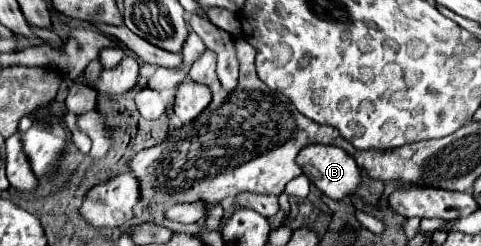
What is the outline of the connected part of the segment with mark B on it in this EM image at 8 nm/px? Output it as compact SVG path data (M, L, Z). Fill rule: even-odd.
M307 145L297 155L303 175L331 199L343 199L359 185L359 167L351 155L333 145Z

